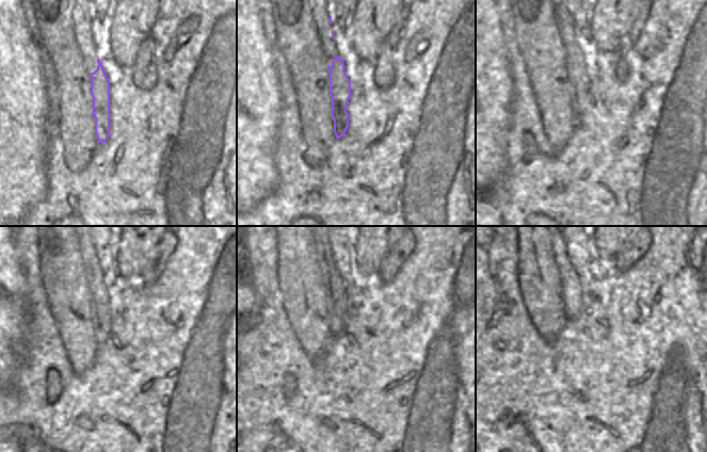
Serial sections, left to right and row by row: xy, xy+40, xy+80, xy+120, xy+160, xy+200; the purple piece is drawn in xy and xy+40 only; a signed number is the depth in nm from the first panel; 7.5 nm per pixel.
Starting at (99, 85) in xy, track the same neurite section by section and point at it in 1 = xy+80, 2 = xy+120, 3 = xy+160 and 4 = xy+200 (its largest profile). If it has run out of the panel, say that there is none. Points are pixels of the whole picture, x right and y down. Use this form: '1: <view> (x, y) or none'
1: xy+80 (578, 82)
2: xy+120 (100, 319)
3: xy+160 (335, 299)
4: xy+200 (571, 285)

